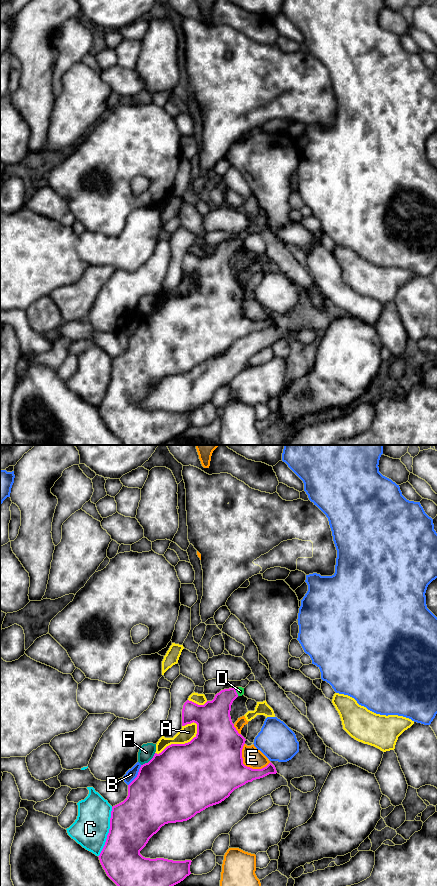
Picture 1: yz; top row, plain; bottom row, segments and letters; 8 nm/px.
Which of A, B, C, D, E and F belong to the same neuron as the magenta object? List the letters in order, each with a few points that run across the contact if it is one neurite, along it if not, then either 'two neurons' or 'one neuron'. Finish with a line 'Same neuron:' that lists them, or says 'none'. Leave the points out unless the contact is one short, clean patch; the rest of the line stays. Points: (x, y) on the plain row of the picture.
A: two neurons
B: two neurons
C: two neurons
D: yz (215, 267), (218, 261), (236, 244), (240, 243) | one neuron
E: two neurons
F: two neurons
Same neuron: D

